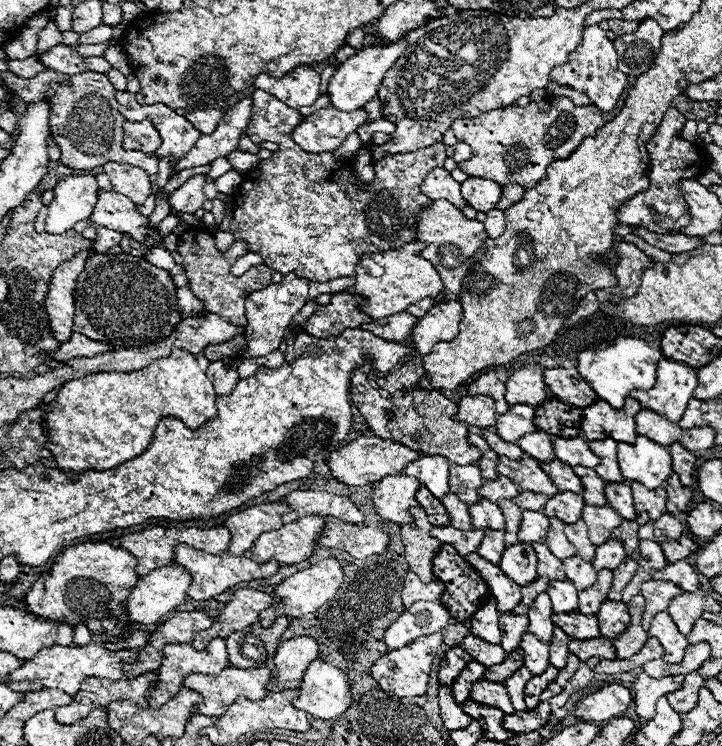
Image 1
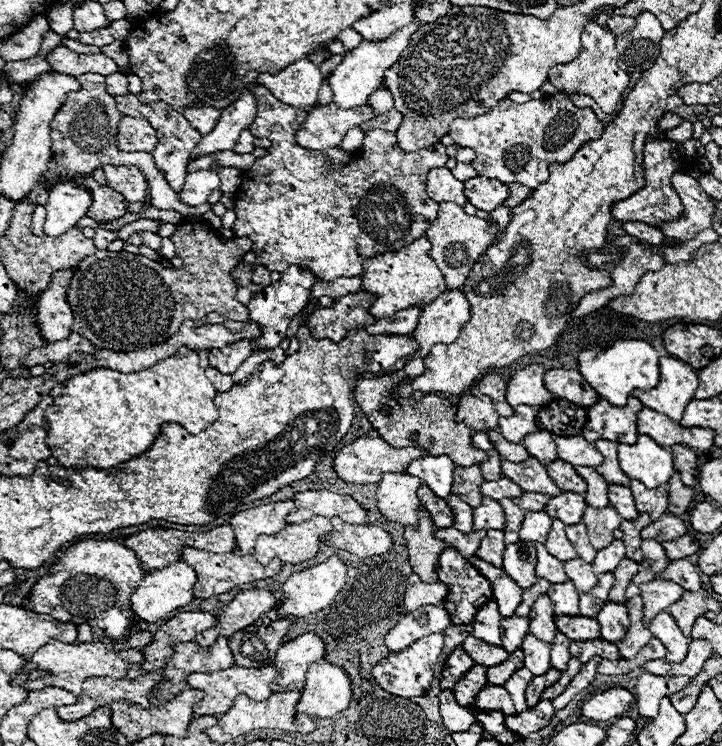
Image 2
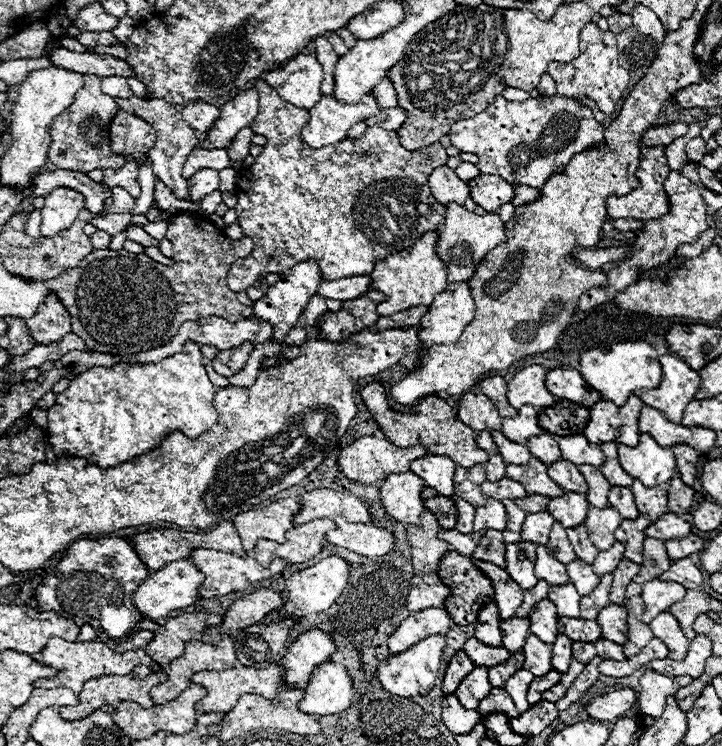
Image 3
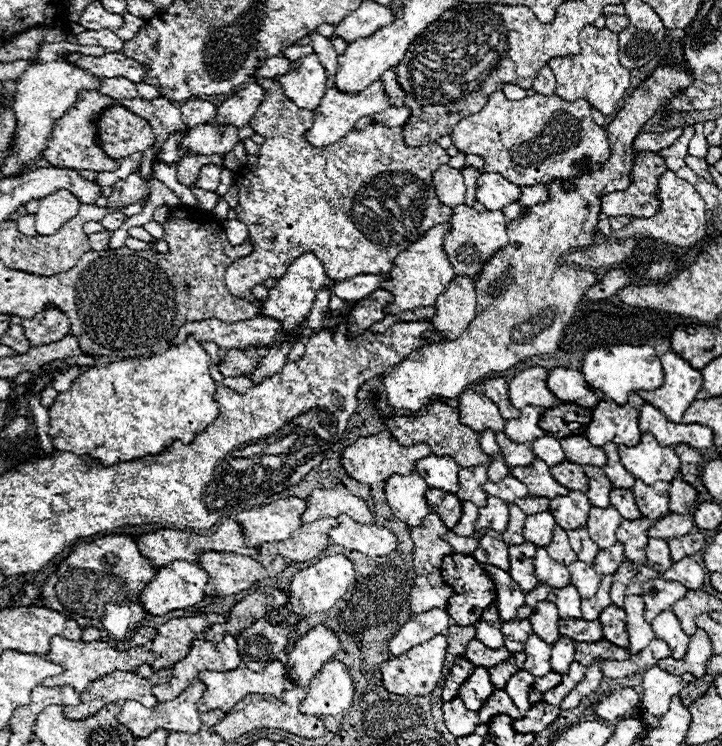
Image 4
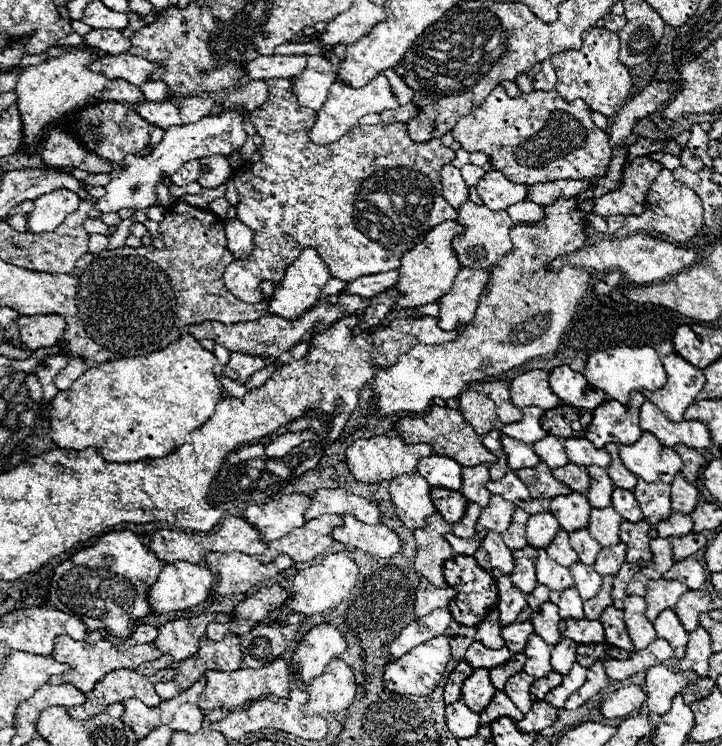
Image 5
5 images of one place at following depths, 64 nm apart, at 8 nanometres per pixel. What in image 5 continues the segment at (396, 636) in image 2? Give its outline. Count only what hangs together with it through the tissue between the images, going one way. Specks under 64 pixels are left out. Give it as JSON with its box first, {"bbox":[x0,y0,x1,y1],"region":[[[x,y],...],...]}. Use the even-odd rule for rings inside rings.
{"bbox":[390,608,452,658],"region":[[[438,608],[438,610],[430,612],[428,616],[412,620],[390,644],[390,654],[394,658],[404,656],[410,648],[414,648],[438,634],[444,634],[444,630],[448,630],[450,622],[452,622],[452,616],[450,616],[448,608]]]}

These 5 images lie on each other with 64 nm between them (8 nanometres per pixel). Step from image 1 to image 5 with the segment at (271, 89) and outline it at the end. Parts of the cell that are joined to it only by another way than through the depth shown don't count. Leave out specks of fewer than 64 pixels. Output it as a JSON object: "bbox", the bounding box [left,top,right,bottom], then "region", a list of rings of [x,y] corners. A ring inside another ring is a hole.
{"bbox":[290,56,336,110],"region":[[[308,56],[306,70],[300,76],[294,76],[290,80],[298,104],[304,108],[318,110],[326,102],[332,82],[336,82],[336,72],[324,58]]]}

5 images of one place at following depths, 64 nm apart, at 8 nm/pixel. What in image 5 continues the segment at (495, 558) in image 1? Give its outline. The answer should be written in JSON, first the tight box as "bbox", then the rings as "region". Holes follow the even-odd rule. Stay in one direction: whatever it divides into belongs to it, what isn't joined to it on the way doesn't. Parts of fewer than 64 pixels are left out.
{"bbox":[474,532,514,574],"region":[[[488,532],[486,538],[482,540],[478,552],[474,554],[474,558],[478,560],[478,564],[486,570],[498,568],[500,572],[510,574],[514,568],[514,558],[510,548],[504,544],[502,536],[496,532]]]}

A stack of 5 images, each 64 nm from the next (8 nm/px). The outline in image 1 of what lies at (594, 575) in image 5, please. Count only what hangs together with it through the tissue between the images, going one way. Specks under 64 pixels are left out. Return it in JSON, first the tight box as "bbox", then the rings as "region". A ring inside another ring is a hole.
{"bbox":[564,556,596,588],"region":[[[572,556],[564,560],[564,568],[566,568],[566,578],[578,588],[590,588],[590,584],[594,584],[596,580],[596,570],[590,562],[582,560],[580,556]]]}

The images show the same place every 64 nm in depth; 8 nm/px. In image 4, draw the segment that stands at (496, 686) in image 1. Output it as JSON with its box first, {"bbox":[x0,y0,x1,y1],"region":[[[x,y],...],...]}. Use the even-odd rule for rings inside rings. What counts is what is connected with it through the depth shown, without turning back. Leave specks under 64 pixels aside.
{"bbox":[478,688,522,724],"region":[[[494,688],[492,696],[486,700],[486,704],[482,704],[478,714],[480,714],[482,724],[486,724],[490,716],[498,716],[498,714],[508,714],[512,720],[518,720],[522,716],[518,708],[514,706],[514,702],[510,700],[510,696],[506,694],[506,690],[498,690],[498,688]]]}

